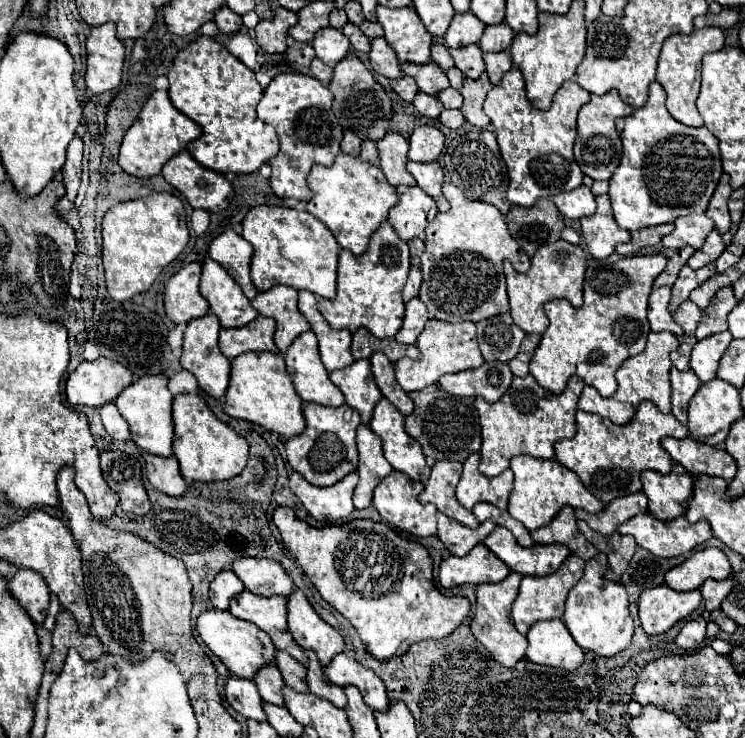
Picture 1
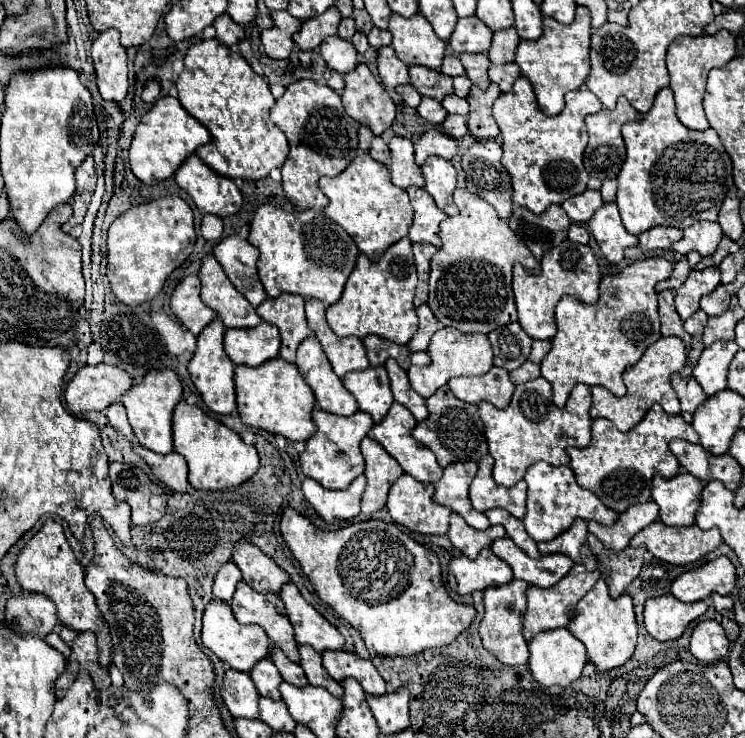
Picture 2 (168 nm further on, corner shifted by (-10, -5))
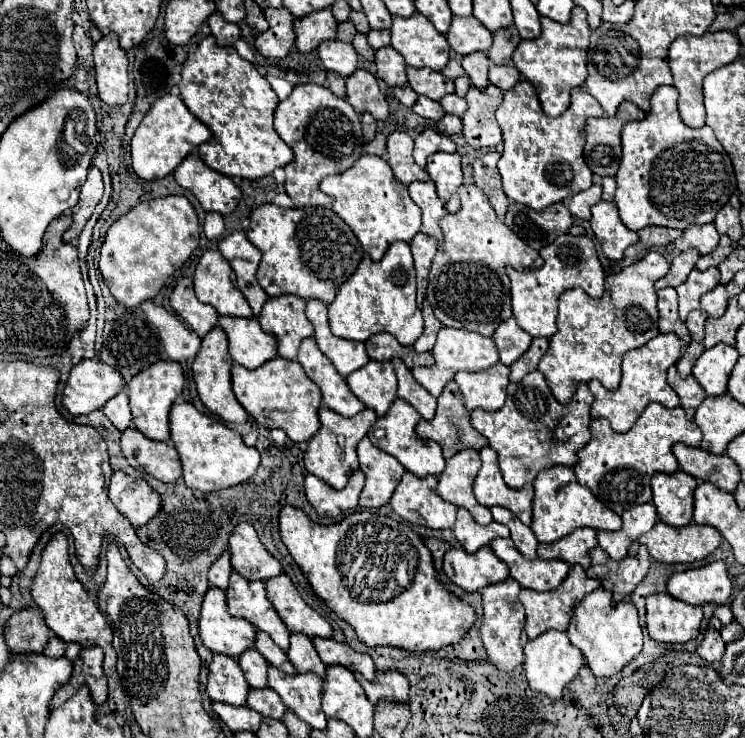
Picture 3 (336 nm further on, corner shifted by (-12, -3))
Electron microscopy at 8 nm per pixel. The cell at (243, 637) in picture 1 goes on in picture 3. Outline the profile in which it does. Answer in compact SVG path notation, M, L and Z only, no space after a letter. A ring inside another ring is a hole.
M208 588L204 596L198 634L208 650L232 658L238 658L244 650L252 648L256 640L256 628L248 620L228 614L224 590L218 588Z

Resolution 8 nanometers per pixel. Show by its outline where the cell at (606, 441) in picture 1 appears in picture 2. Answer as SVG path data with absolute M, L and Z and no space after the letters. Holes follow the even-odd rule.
M654 404L644 420L636 424L630 432L620 432L610 420L594 418L592 420L592 442L586 448L570 448L570 468L576 474L576 482L594 492L608 508L624 512L634 504L644 504L650 500L652 478L656 474L672 478L680 472L676 456L670 452L668 444L676 438L698 442L698 434L682 416L666 414L658 404Z

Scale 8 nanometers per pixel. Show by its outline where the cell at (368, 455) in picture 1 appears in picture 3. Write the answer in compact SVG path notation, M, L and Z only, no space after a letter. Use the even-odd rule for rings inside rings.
M362 438L358 444L358 460L360 470L366 476L366 486L360 494L360 508L380 508L388 504L404 474L404 466L394 456L376 448L368 438Z

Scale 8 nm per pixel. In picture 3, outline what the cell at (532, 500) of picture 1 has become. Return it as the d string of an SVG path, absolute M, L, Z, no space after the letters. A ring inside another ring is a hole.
M552 466L548 470L542 470L538 478L534 480L534 516L532 516L532 532L536 534L538 542L552 544L566 534L570 534L576 528L594 528L594 530L620 530L622 518L608 510L602 502L594 498L594 494L580 486L574 470L570 466Z

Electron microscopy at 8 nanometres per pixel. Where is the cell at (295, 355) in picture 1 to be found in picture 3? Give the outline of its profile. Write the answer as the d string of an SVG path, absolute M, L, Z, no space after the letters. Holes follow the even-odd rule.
M306 338L300 344L298 362L302 364L308 378L320 386L324 404L330 410L342 416L356 416L360 410L364 410L364 404L352 394L346 380L340 374L336 374L332 362L328 362L328 358L320 354L320 348L316 346L314 338Z

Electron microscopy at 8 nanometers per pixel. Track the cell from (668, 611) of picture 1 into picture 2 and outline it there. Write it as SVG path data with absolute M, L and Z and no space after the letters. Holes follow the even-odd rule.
M672 594L650 598L644 604L644 626L656 640L676 640L706 610L706 602L680 602Z

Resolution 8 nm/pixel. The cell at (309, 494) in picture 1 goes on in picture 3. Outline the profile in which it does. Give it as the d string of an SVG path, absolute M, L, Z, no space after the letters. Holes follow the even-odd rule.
M356 470L350 476L346 488L342 490L334 490L332 486L324 484L320 478L308 474L304 480L304 488L306 488L308 502L314 506L314 510L320 516L338 518L358 508L358 496L364 488L364 472Z

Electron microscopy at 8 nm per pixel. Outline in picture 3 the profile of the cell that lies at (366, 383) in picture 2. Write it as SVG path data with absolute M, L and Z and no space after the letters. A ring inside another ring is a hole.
M370 360L364 368L352 372L346 382L364 406L372 408L378 416L384 416L396 400L396 374L392 362Z

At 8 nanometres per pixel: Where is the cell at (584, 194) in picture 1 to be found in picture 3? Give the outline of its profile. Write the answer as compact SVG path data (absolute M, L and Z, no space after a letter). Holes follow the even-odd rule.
M592 184L588 190L580 192L580 194L574 194L572 198L566 198L564 204L568 206L568 210L580 218L580 220L590 220L590 208L600 202L600 194L602 194L602 186L596 186Z

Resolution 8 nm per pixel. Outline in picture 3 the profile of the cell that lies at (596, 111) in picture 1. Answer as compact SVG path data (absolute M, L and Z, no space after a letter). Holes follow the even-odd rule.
M622 102L616 116L590 118L586 122L584 160L594 174L614 176L618 172L622 158L622 144L620 144L622 126L630 120L644 120L644 116L646 114L636 104Z

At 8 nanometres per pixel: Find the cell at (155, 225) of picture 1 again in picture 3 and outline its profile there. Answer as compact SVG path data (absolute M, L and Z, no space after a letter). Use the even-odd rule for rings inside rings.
M166 196L166 198L158 198L158 200L140 202L138 206L134 206L128 214L120 216L108 228L106 240L100 248L98 268L100 268L100 274L106 282L106 286L110 288L110 294L120 304L124 304L128 308L140 306L144 300L150 300L160 292L160 288L164 286L168 276L172 276L190 258L190 254L196 250L198 242L200 242L198 216L186 196Z

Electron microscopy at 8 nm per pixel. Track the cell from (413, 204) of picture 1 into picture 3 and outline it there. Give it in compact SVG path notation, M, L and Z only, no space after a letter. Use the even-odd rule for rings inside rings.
M432 180L412 182L408 186L408 192L410 192L410 198L422 210L422 228L420 228L420 232L428 234L428 236L432 236L440 242L442 240L442 230L438 226L438 220L440 220L440 216L446 214L446 208L444 208L444 202L436 194L434 182Z

